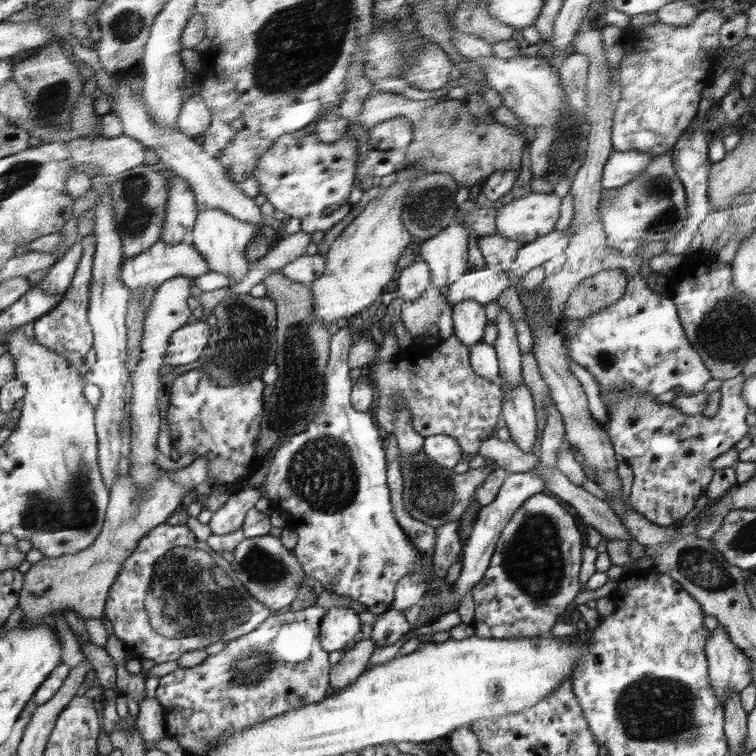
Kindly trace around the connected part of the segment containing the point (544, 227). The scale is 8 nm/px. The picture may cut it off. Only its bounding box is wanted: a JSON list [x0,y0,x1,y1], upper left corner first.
[496,192,560,243]

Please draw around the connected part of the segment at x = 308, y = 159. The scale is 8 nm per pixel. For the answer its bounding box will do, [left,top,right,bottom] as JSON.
[254,129,360,236]

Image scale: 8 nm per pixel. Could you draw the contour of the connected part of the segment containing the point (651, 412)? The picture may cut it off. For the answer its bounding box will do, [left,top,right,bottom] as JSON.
[602,373,752,526]

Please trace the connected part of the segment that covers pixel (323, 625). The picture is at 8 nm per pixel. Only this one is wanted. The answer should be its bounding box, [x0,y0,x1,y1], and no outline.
[319,607,360,652]

